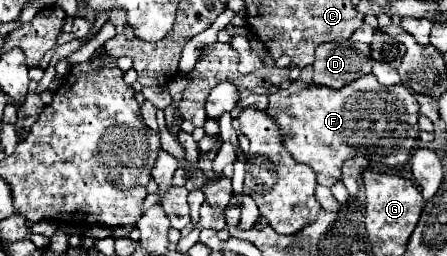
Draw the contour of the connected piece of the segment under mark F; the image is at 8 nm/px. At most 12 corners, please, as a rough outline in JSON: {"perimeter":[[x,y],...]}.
{"perimeter":[[363,75],[269,95],[285,149],[331,187],[351,157],[407,163],[419,105]]}

